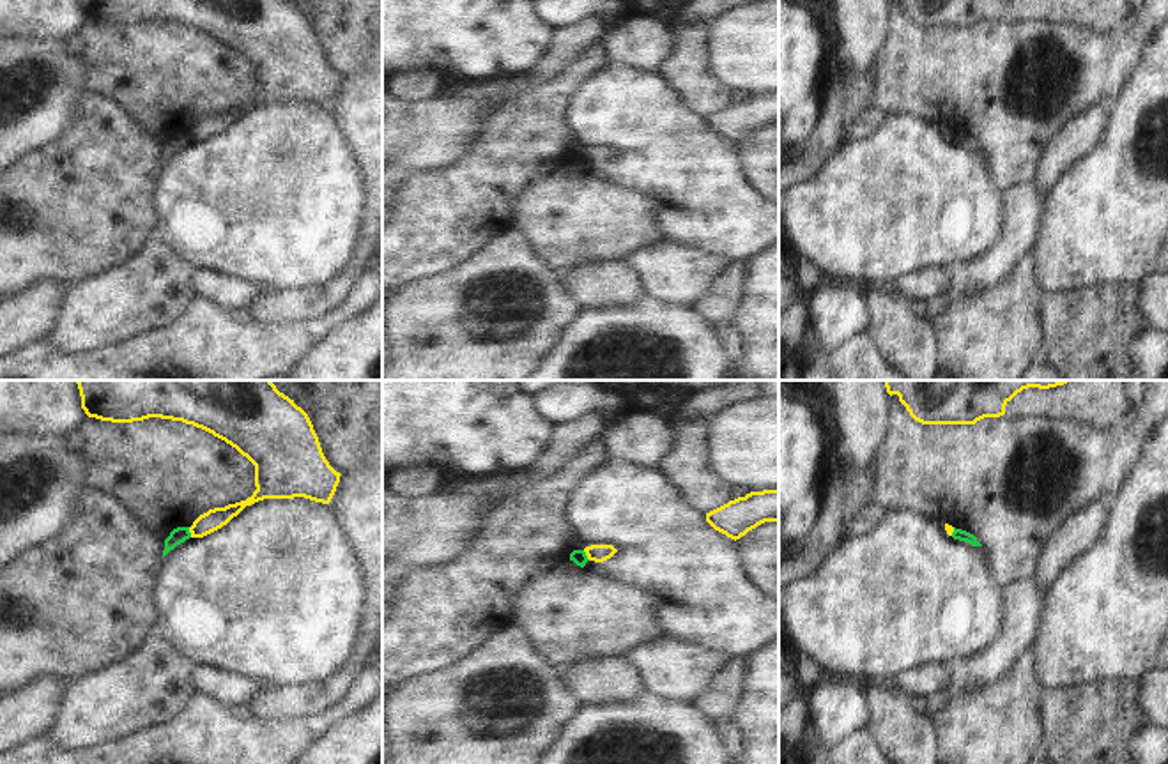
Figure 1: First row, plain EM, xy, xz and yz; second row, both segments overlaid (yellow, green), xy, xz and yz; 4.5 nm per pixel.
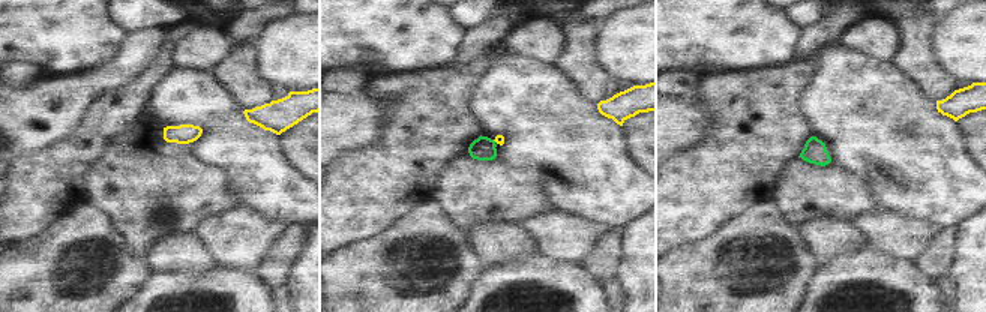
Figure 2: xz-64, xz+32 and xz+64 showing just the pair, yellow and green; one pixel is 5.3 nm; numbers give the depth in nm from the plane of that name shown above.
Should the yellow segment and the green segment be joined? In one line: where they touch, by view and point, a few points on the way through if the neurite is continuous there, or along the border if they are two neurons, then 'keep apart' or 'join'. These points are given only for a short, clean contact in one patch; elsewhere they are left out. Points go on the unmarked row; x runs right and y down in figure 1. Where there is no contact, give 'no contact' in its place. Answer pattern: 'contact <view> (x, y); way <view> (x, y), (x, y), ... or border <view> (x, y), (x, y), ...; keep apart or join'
contact xy (190, 135); border xy (188, 131), (192, 140); keep apart

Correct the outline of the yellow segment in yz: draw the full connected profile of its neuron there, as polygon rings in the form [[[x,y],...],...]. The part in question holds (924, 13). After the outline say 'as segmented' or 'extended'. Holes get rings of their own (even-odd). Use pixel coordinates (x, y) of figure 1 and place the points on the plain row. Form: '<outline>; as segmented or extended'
[[[899,0],[910,19],[922,28],[975,28],[1000,21],[1014,0]]]; as segmented

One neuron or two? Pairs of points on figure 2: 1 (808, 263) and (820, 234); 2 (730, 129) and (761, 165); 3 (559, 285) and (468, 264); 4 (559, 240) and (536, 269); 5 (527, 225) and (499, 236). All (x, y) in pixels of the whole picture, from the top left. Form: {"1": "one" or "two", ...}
{"1": "two", "2": "one", "3": "two", "4": "two", "5": "two"}

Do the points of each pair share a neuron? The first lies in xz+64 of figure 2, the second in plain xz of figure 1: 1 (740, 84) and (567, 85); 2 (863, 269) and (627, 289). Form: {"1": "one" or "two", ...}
{"1": "one", "2": "two"}

